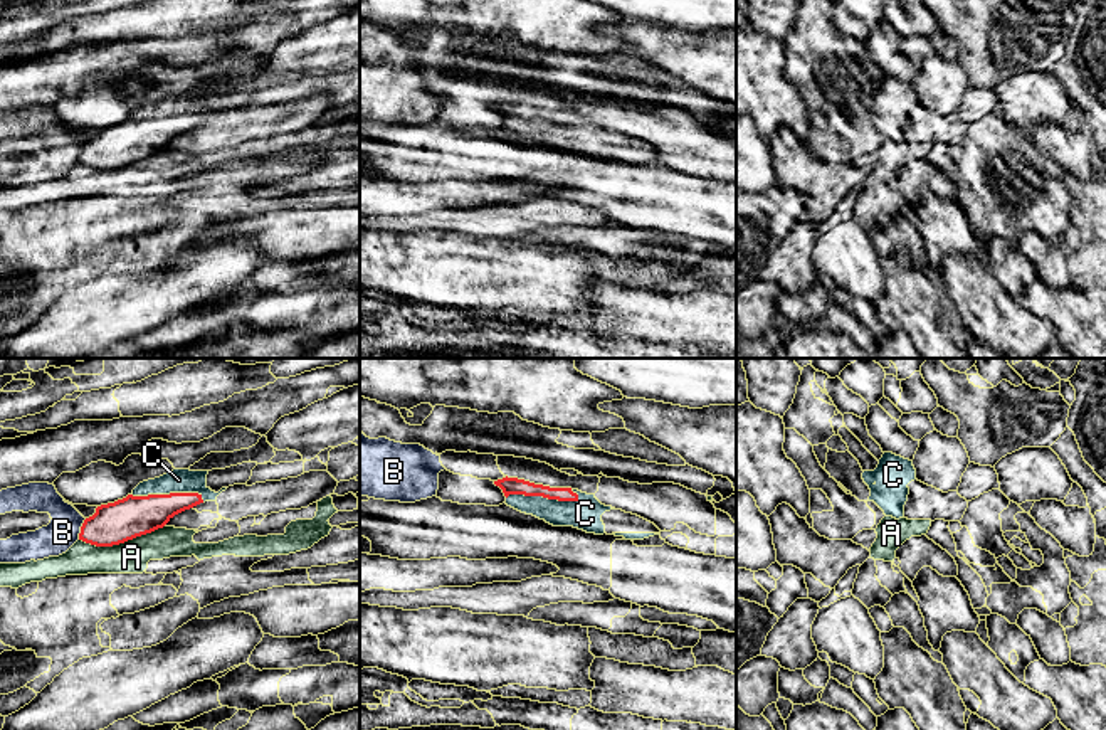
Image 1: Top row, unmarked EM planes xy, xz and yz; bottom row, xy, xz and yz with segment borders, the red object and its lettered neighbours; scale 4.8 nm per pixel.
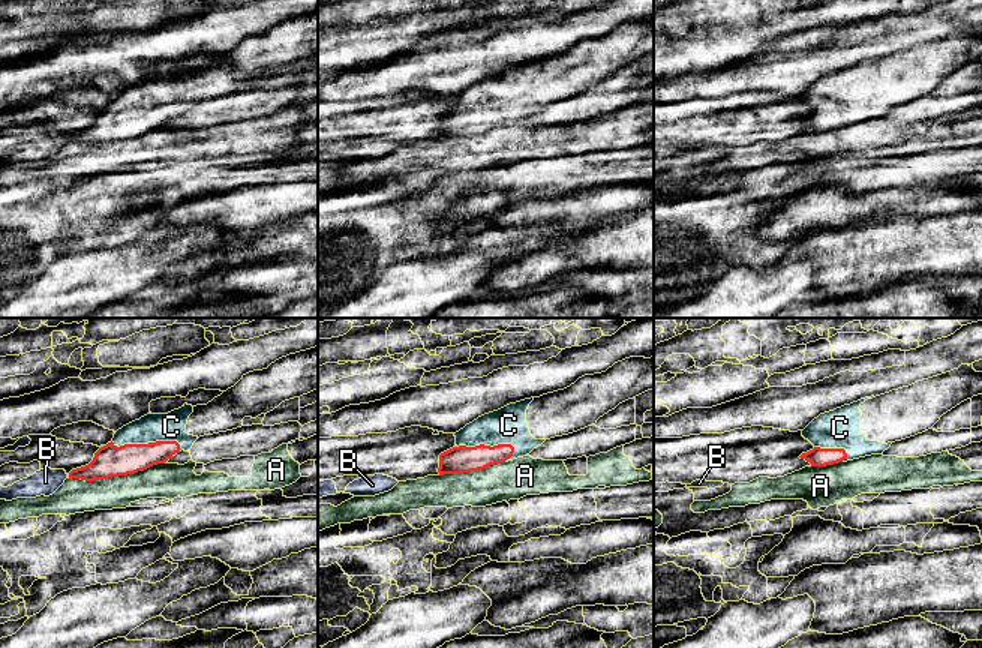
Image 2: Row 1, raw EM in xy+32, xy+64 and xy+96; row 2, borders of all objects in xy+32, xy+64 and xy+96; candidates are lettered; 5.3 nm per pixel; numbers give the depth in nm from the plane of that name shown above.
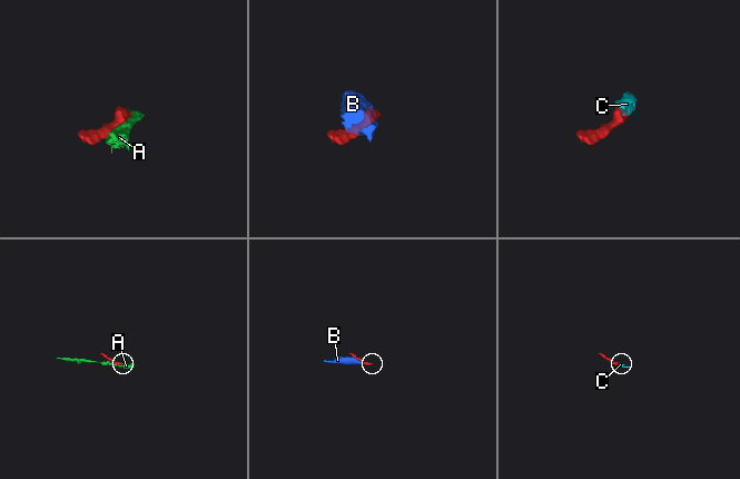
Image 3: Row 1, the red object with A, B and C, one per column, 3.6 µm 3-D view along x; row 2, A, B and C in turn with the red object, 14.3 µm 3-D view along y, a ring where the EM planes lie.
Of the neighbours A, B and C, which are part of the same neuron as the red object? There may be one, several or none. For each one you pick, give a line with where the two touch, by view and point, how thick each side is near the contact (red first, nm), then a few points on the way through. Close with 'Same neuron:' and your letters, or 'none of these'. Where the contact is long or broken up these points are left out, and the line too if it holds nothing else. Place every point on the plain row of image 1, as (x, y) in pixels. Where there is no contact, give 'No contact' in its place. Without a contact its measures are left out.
C: Touches red at xz (543, 120). Thickness 80 nm (red) against 150 nm. Path across: xz (508, 108), (520, 118), (543, 120), (552, 128), (585, 137)
Same neuron: C

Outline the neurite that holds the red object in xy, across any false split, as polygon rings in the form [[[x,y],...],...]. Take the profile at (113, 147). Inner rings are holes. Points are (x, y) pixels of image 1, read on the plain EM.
[[[257,86],[225,93],[173,93],[140,106],[131,118],[101,128],[84,143],[79,163],[96,170],[113,170],[163,151],[175,138],[217,119],[234,108],[245,108]]]

